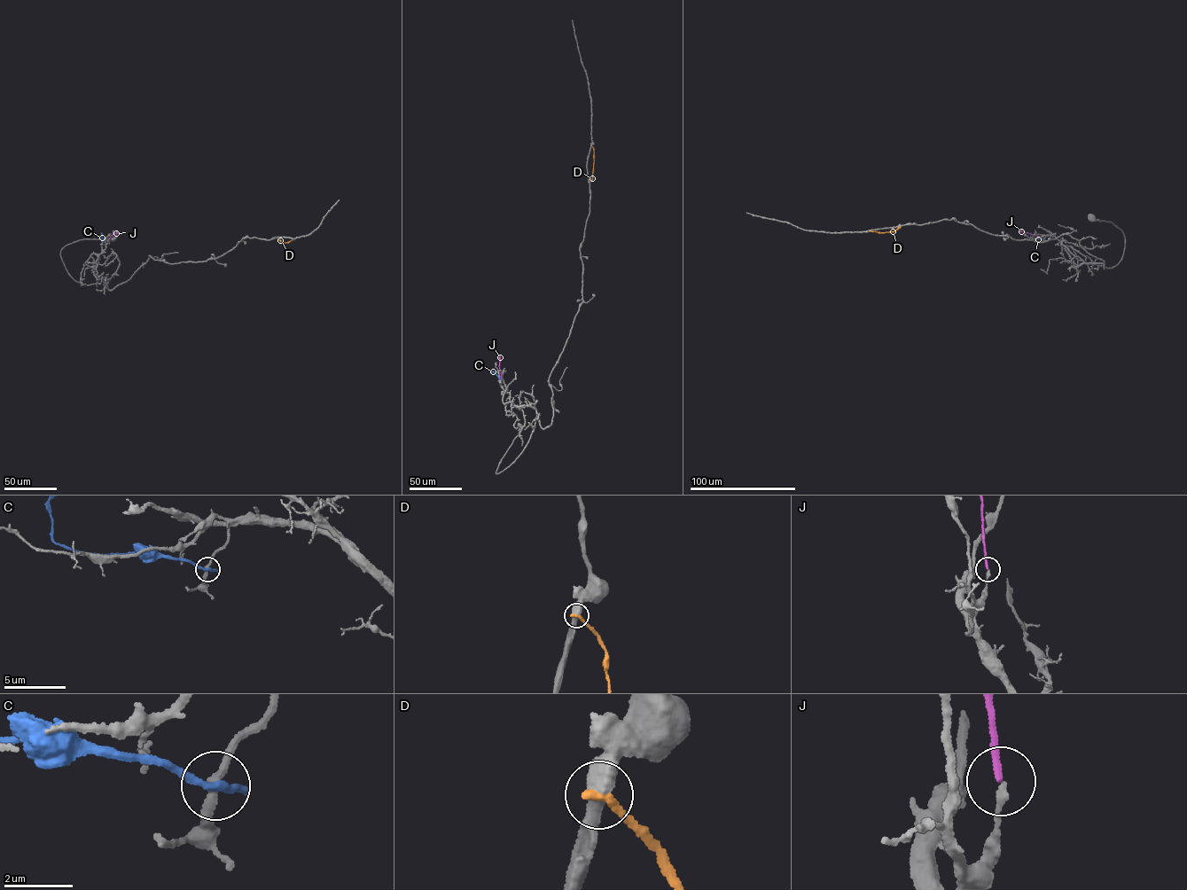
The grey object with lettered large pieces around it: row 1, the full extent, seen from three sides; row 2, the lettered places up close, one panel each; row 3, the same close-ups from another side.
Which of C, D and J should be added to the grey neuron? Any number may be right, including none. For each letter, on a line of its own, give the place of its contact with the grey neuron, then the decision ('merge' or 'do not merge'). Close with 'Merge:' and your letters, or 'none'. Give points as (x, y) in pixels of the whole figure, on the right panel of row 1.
C: (1043, 239) | do not merge
D: (868, 231) | do not merge
J: (1042, 237) | do not merge
Merge: none

